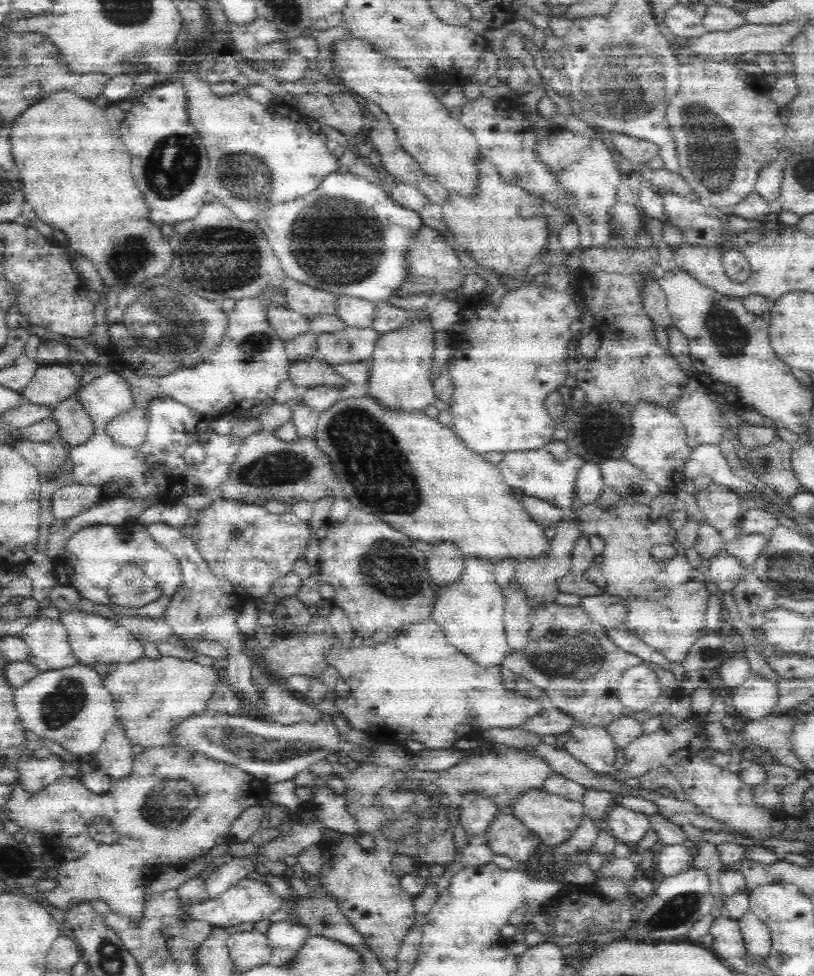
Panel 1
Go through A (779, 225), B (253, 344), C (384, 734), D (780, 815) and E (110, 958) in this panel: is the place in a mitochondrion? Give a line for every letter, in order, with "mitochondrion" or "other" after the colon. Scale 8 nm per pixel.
A: other
B: mitochondrion
C: other
D: other
E: mitochondrion

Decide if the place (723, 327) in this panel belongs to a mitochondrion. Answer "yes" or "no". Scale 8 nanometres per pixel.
yes

